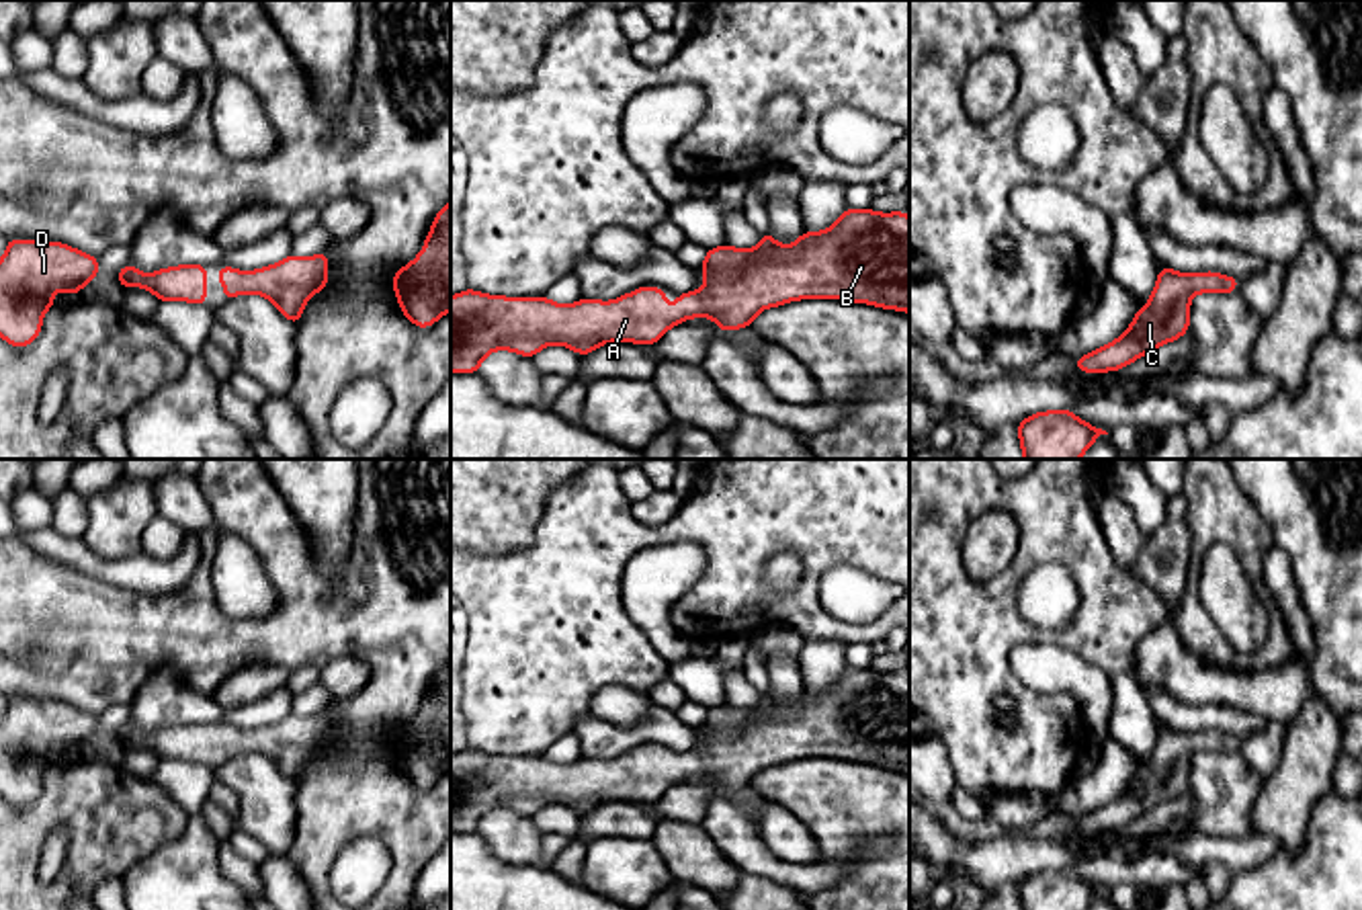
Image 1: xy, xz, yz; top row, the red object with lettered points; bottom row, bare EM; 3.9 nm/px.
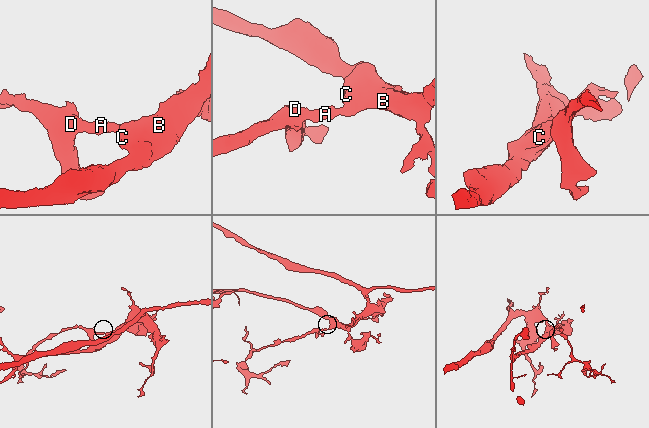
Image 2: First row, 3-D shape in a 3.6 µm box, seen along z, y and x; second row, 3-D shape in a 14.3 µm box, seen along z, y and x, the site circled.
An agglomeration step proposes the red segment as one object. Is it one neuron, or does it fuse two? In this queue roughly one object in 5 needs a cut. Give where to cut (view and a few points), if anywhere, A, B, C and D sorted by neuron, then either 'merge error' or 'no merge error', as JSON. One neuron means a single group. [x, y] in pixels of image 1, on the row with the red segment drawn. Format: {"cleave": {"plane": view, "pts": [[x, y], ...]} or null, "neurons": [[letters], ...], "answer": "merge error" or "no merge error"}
{"cleave": null, "neurons": [["A", "B", "C", "D"]], "answer": "no merge error"}

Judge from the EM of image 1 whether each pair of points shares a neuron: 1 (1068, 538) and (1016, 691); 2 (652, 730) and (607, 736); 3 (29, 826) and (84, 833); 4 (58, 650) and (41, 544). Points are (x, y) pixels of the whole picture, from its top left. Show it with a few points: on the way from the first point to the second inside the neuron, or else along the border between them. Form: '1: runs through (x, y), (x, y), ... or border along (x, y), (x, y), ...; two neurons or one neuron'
1: runs through (1025, 562), (998, 597), (998, 648); one neuron
2: runs through (642, 734), (617, 736); one neuron
3: runs through (44, 820), (70, 820); one neuron
4: border along (21, 540), (37, 552), (89, 574); two neurons

